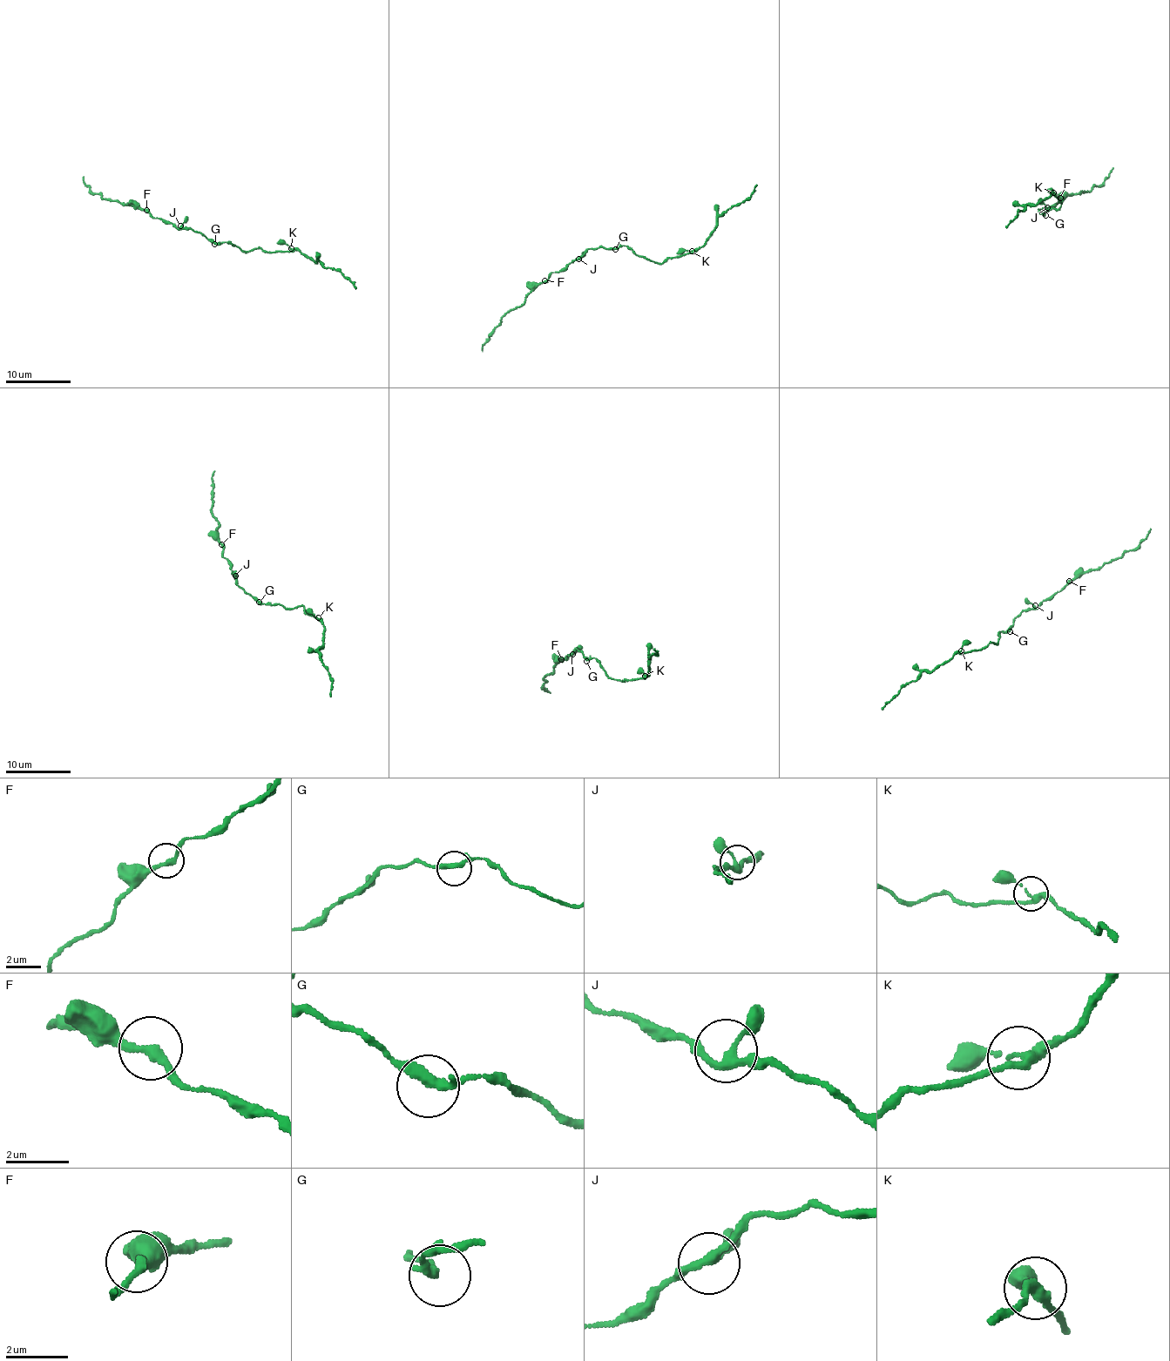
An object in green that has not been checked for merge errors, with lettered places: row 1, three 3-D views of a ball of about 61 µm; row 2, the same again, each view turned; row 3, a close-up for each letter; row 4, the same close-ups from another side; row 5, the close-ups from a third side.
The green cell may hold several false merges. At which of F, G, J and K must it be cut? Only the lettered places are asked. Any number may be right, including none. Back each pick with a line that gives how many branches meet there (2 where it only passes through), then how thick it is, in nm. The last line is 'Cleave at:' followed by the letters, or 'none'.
Cleave at: none

